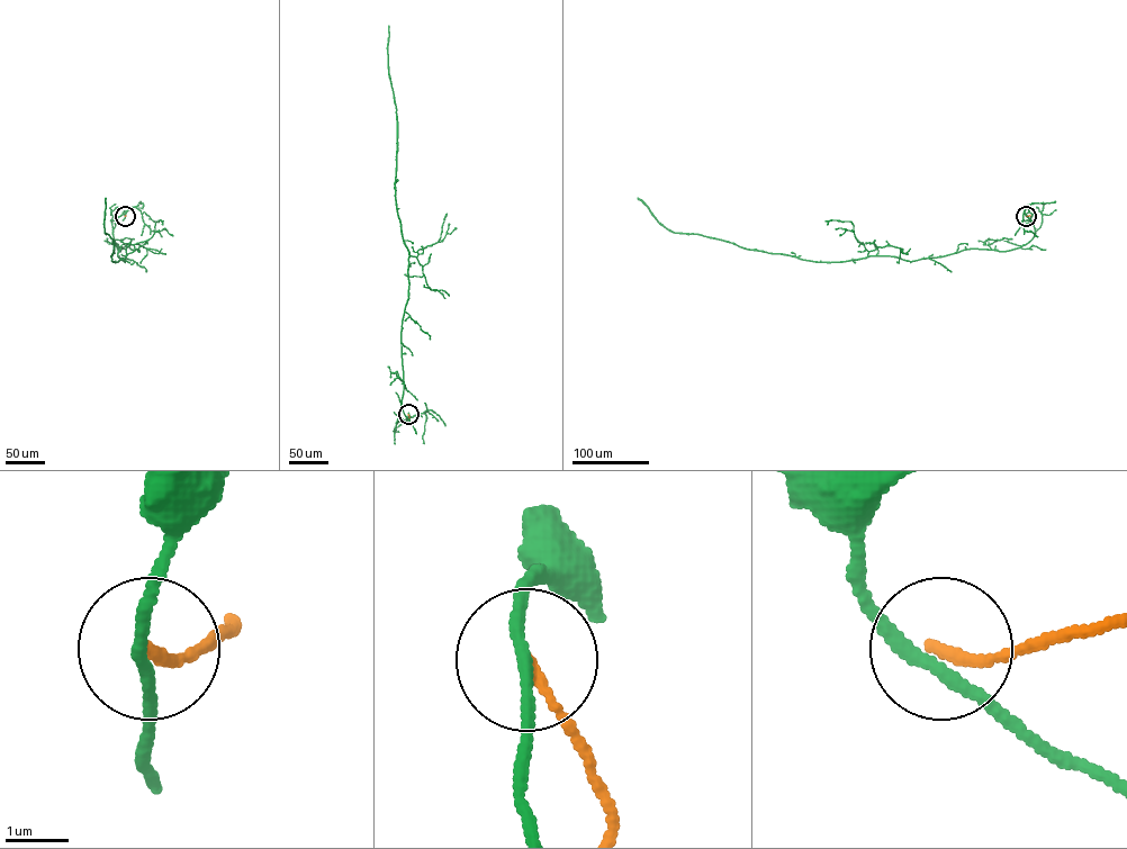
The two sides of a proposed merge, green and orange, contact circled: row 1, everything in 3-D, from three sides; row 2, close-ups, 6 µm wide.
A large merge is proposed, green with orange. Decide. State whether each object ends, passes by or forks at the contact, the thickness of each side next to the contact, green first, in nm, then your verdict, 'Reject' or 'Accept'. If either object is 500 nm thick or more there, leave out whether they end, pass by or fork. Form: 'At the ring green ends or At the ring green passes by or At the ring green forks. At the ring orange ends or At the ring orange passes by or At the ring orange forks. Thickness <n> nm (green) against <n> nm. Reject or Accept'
At the ring green passes by. At the ring orange ends. Thickness 190 nm (green) against 170 nm. Reject

